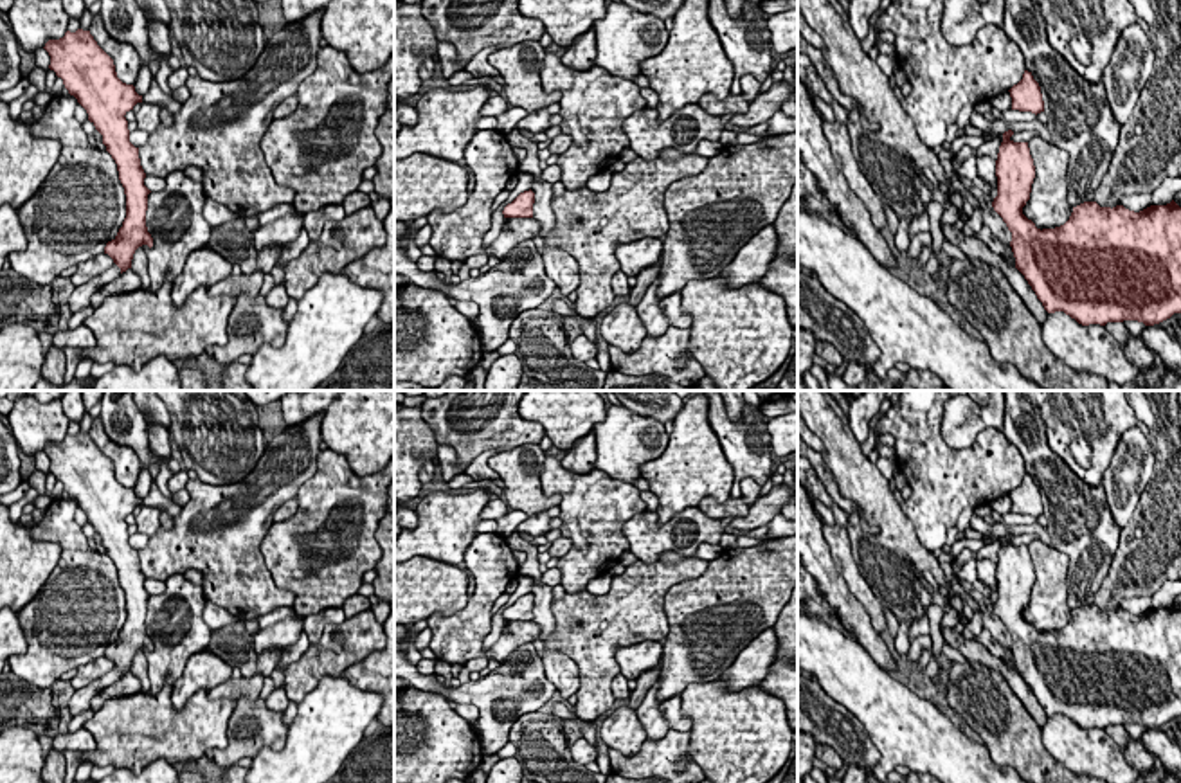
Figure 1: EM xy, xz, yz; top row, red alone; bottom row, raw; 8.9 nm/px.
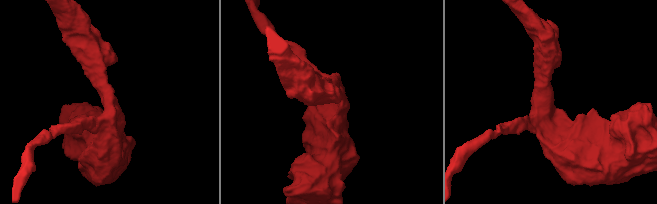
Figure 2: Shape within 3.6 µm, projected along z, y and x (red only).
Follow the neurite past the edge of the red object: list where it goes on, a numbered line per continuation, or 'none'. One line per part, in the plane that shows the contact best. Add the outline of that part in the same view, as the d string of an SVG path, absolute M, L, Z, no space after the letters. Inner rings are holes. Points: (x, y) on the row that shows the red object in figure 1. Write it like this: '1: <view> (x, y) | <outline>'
none

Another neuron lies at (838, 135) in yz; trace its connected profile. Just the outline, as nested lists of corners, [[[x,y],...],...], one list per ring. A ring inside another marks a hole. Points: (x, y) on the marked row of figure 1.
[[[823,117],[823,131],[830,142],[837,169],[848,180],[850,189],[857,193],[859,198],[864,202],[875,229],[882,232],[888,225],[884,205],[862,175],[861,167],[857,166],[846,124],[830,122]]]

